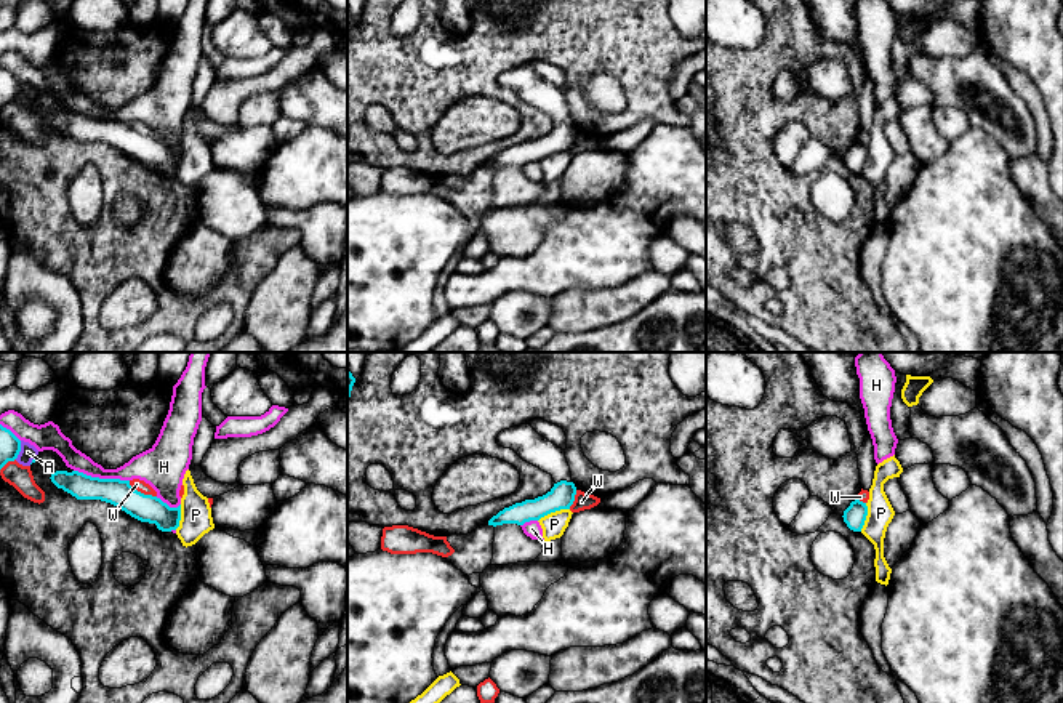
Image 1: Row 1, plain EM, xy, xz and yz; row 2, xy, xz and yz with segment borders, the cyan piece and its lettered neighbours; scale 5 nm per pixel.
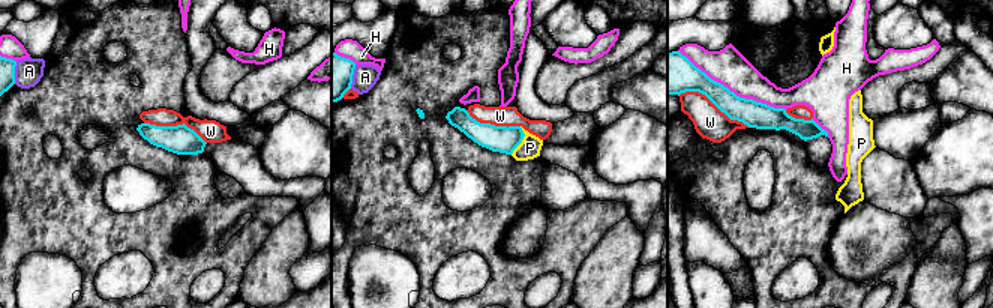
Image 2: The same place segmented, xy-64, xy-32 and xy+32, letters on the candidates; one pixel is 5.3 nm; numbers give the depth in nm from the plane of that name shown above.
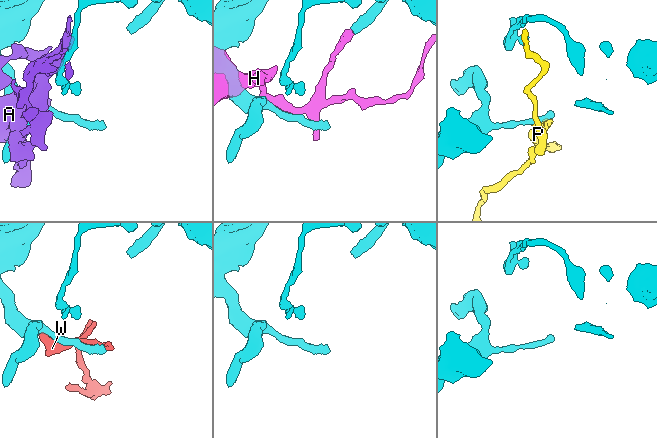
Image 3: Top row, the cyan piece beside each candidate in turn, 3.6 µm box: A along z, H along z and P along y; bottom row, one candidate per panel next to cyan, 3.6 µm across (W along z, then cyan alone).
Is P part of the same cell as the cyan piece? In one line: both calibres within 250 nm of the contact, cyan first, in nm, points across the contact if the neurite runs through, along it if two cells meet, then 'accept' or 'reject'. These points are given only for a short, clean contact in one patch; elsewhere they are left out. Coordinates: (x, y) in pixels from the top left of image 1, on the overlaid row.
130 nm thick on the cyan side, 120 nm on the other; border along xz (569, 508), (551, 511), (538, 521); reject

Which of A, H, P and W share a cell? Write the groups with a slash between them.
A / H / P / W

